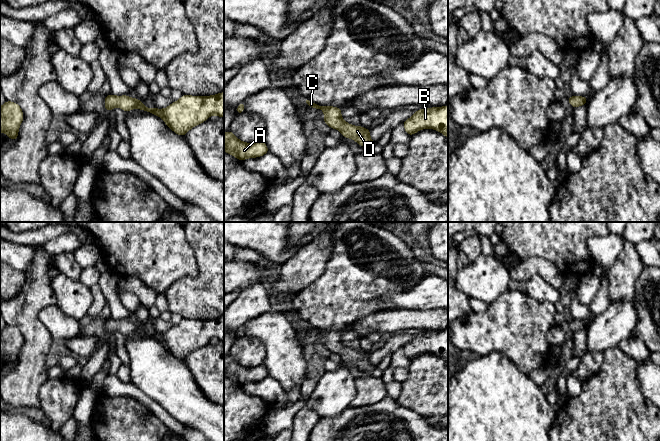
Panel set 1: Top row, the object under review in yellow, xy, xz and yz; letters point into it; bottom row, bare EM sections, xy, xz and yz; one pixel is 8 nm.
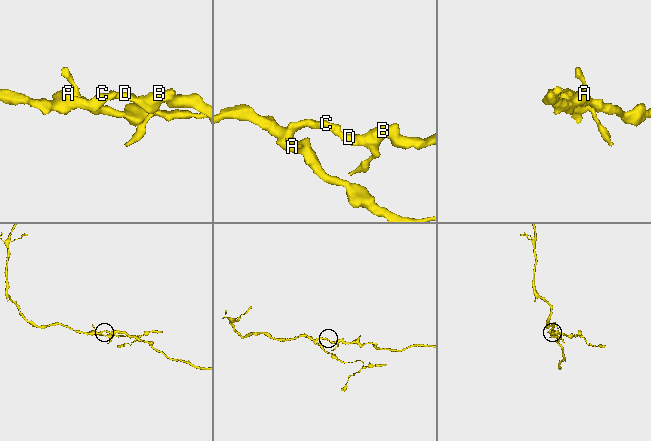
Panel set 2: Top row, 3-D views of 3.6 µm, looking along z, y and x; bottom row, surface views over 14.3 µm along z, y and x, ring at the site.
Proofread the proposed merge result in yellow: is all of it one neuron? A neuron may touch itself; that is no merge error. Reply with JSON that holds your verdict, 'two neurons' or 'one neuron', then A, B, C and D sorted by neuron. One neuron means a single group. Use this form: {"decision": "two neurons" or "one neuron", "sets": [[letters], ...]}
{"decision": "one neuron", "sets": [["A", "B", "C", "D"]]}

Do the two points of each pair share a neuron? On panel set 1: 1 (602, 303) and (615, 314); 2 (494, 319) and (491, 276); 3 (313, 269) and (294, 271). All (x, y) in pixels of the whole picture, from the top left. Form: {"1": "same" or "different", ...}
{"1": "different", "2": "different", "3": "same"}

